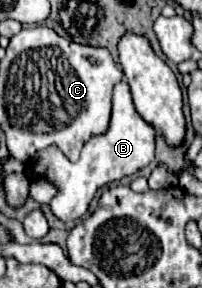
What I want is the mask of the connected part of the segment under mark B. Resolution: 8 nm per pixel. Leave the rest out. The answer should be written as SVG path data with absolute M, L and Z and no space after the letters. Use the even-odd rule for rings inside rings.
M120 81L114 87L114 95L112 95L112 119L110 119L108 131L104 135L92 137L82 147L80 159L76 163L68 161L56 145L50 145L48 149L40 149L36 153L28 169L32 173L32 181L46 179L58 189L58 193L48 203L50 211L60 221L76 221L82 215L86 215L90 201L94 199L98 189L102 189L104 185L112 181L120 181L122 177L134 175L136 171L144 169L154 159L154 135L156 133L152 125L148 125L134 109L128 83Z

